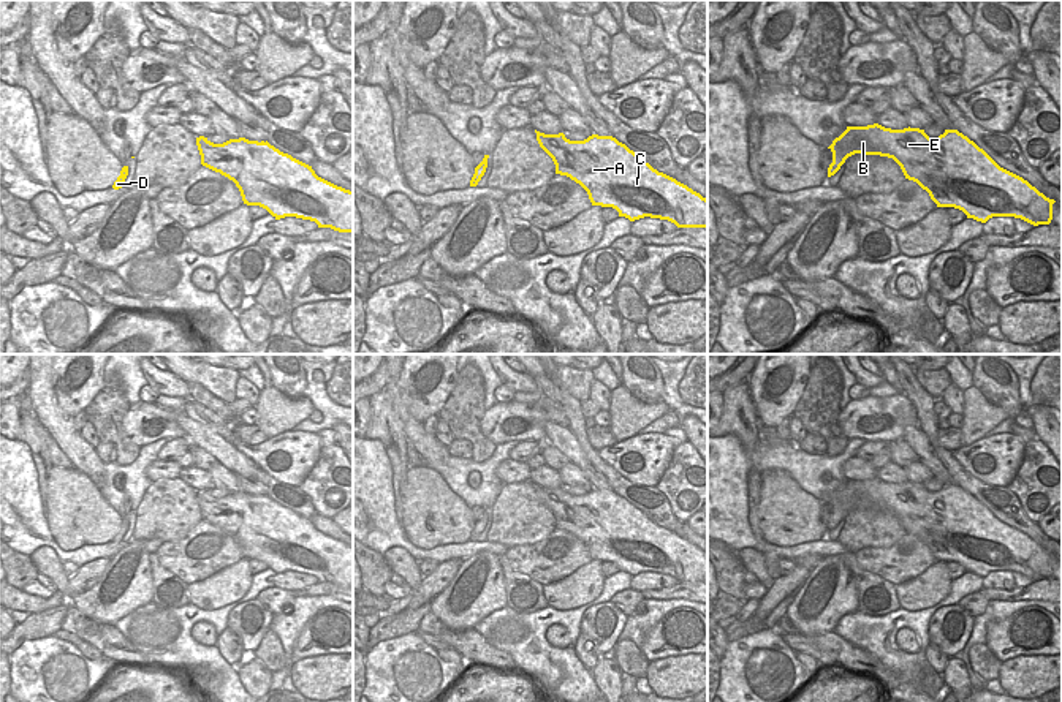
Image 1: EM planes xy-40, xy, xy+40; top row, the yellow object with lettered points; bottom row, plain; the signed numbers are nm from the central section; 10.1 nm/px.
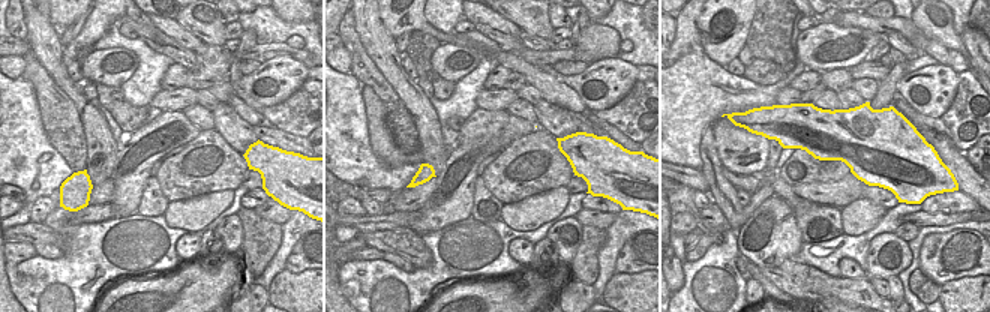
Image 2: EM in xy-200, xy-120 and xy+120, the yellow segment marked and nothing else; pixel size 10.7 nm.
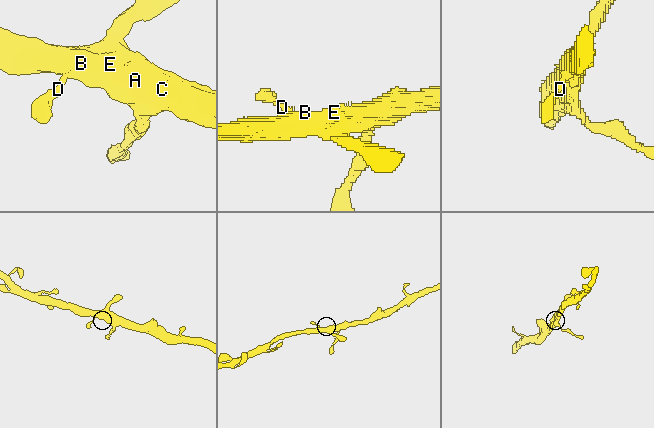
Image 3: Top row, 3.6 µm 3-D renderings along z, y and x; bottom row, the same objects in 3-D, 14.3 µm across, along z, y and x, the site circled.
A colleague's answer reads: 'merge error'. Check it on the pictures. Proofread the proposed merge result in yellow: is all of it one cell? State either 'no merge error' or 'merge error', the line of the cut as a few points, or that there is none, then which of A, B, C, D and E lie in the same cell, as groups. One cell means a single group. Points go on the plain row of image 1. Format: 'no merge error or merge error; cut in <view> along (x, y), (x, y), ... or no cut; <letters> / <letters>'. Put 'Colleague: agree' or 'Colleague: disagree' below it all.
no merge error; no cut; A B C D E
Colleague: disagree

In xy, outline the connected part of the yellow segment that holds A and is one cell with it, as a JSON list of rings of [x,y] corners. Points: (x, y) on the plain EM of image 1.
[[[537,485],[556,528],[567,530],[589,549],[592,560],[613,561],[630,576],[650,571],[677,582],[707,582],[707,553],[658,526],[613,490],[570,495],[563,487]]]

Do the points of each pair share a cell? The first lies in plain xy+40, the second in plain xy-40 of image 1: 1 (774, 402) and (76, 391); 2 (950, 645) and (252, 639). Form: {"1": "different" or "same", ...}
{"1": "same", "2": "same"}

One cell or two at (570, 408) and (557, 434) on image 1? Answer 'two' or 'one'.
two

